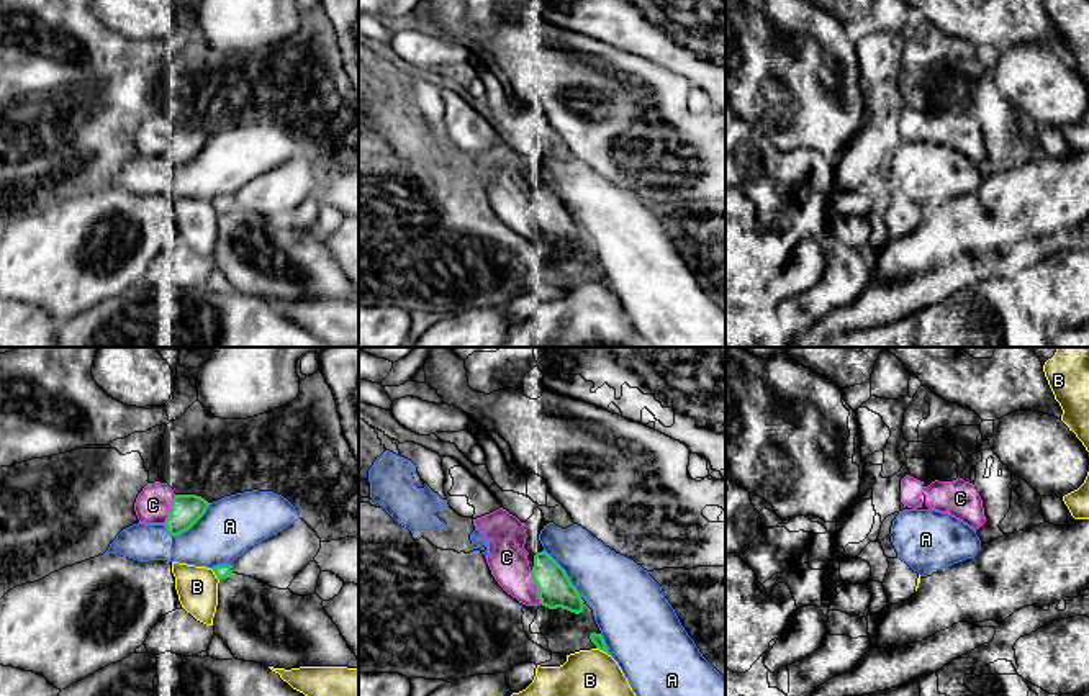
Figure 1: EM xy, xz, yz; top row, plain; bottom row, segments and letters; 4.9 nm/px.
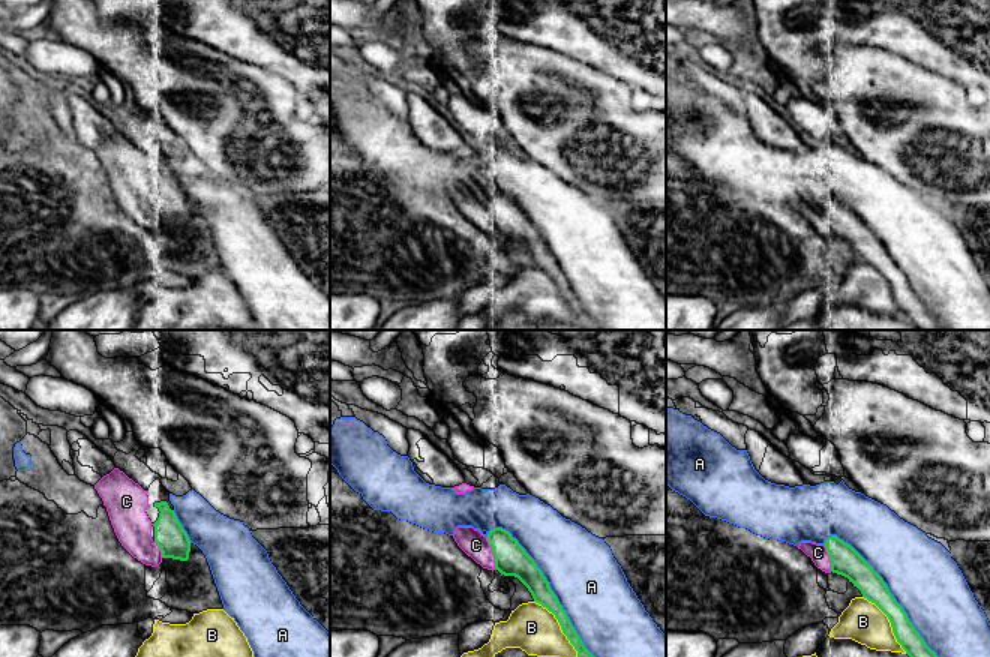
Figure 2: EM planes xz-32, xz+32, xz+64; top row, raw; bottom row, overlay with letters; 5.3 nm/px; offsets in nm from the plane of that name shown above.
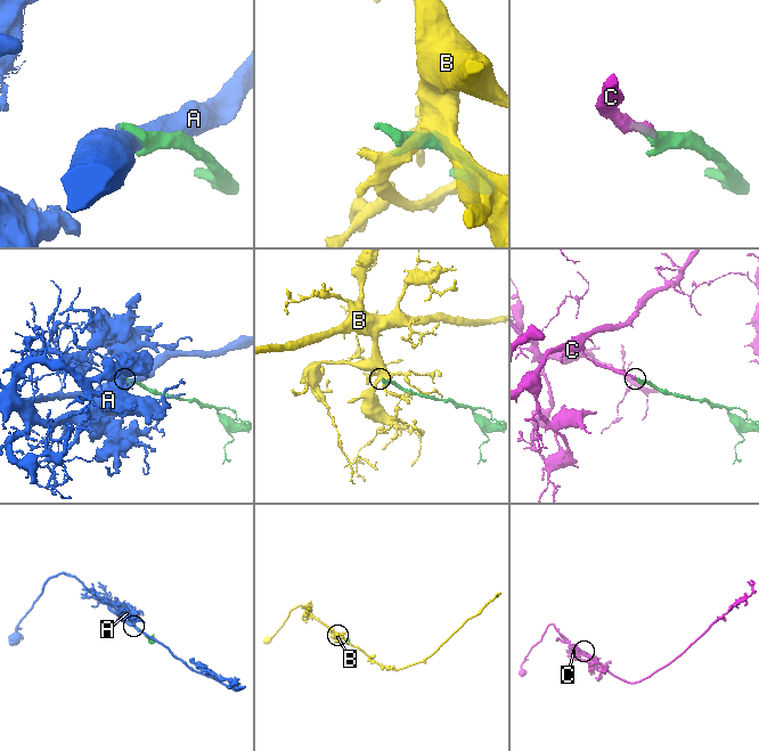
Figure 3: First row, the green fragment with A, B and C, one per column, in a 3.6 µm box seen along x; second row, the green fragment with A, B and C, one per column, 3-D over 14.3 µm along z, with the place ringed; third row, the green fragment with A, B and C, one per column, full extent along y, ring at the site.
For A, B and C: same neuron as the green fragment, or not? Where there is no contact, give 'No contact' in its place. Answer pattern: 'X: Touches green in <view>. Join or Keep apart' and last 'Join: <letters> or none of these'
A: Touches green in xy. Keep apart
B: Touches green in xz. Keep apart
C: Touches green in xz. Join
Join: C

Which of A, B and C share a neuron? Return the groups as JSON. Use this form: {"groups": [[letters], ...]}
{"groups": [["A"], ["B"], ["C"]]}

